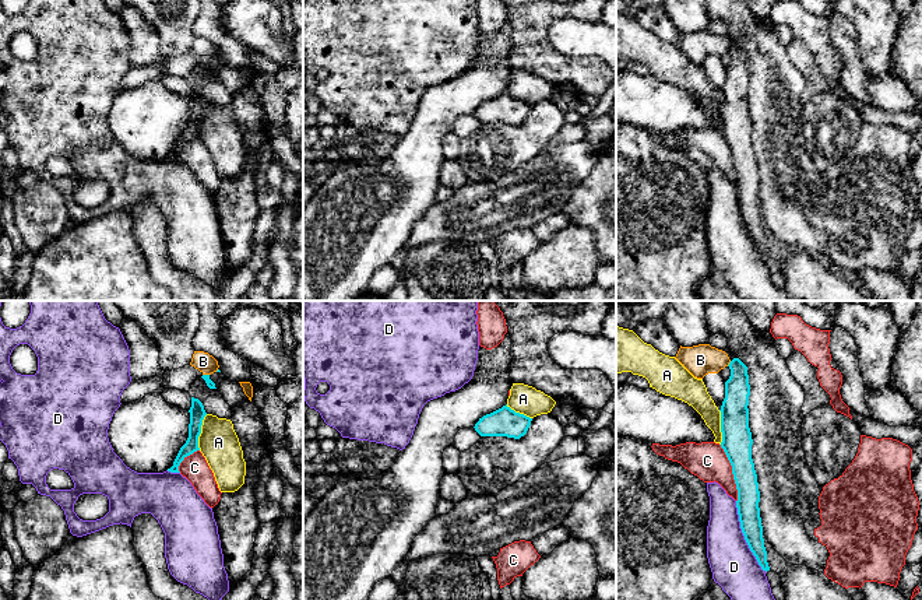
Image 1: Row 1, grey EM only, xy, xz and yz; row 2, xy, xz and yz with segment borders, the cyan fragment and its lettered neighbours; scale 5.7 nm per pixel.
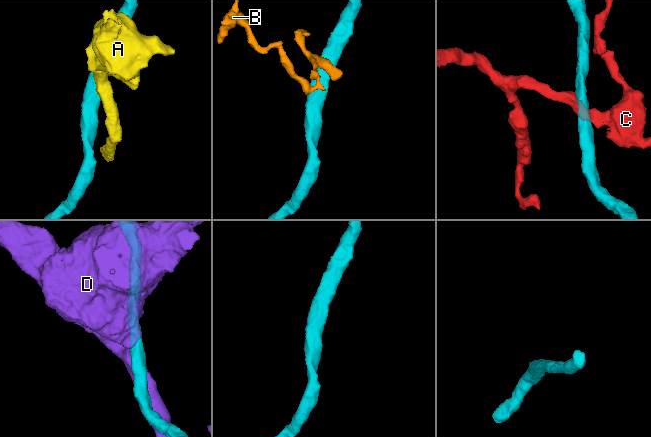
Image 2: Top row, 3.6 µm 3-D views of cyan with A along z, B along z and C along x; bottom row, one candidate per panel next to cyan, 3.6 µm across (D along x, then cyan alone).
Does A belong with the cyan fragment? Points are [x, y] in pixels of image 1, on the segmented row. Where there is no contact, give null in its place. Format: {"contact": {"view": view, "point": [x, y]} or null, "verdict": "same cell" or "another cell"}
{"contact": {"view": "xy", "point": [200, 432]}, "verdict": "another cell"}

